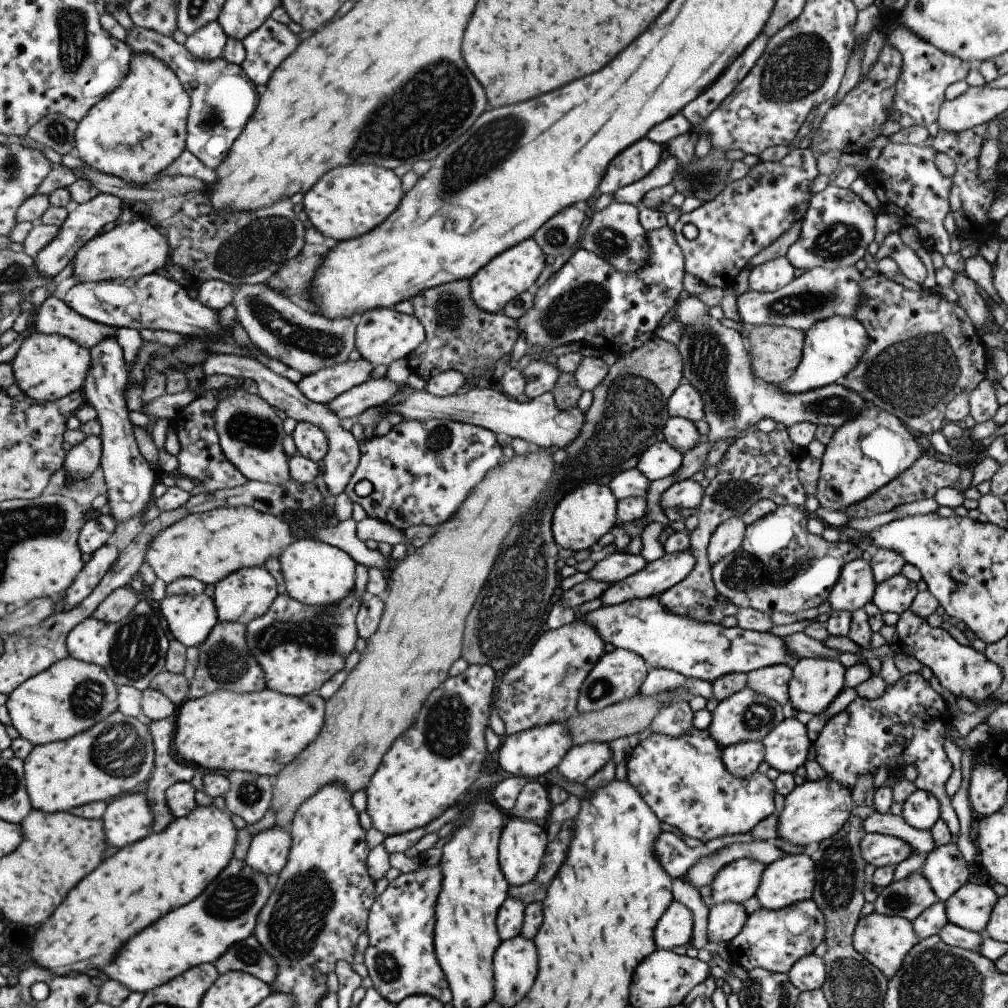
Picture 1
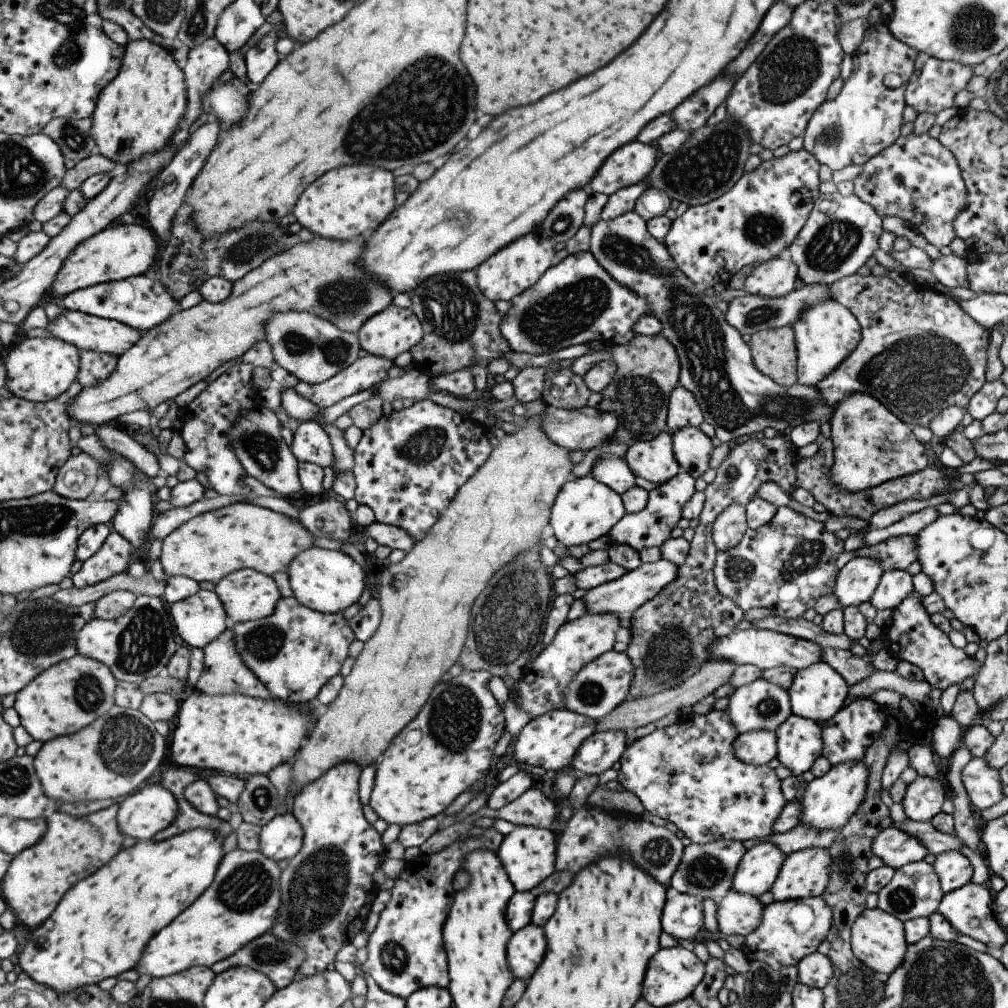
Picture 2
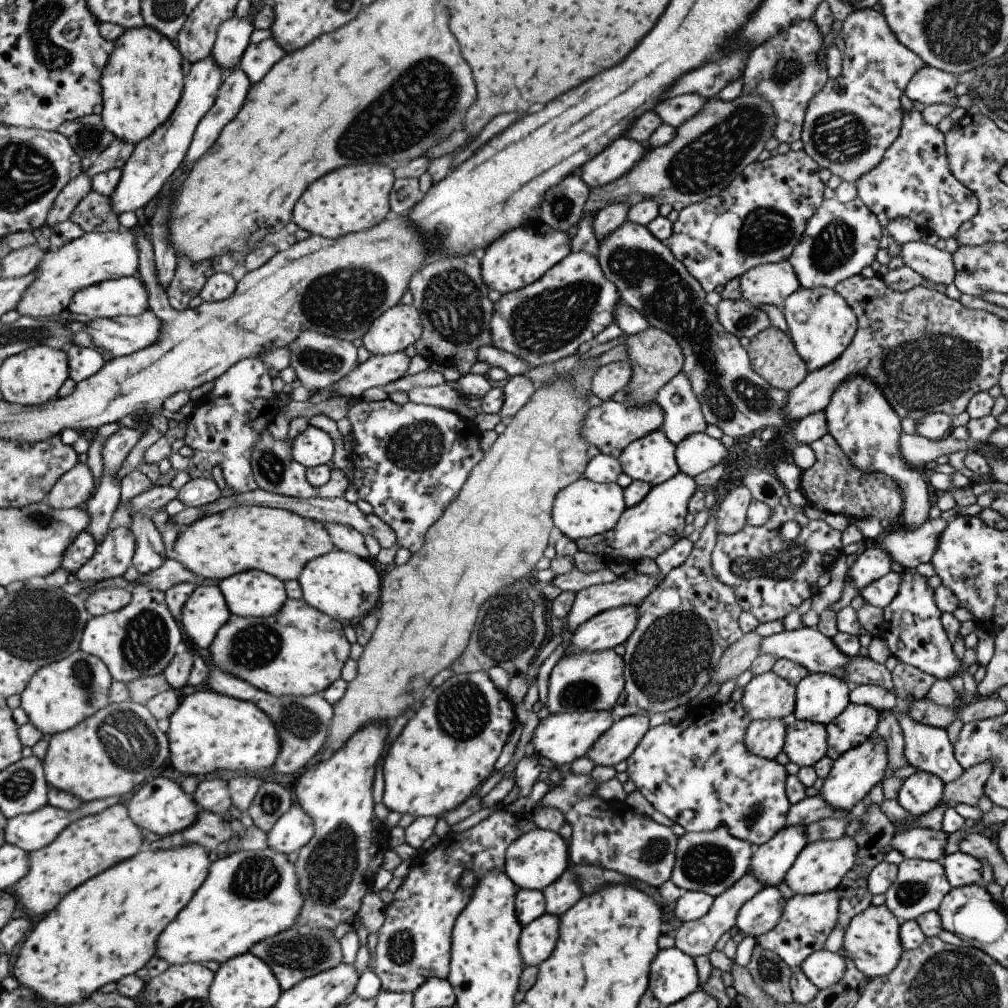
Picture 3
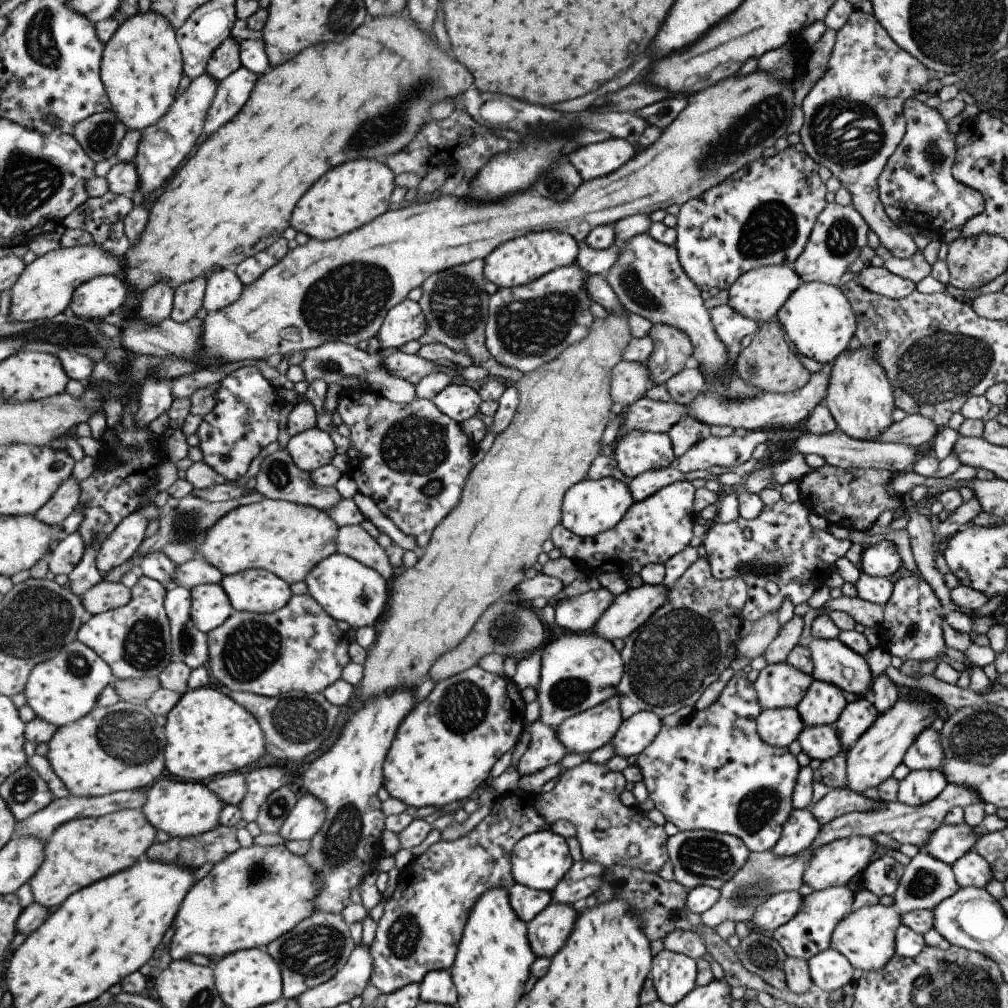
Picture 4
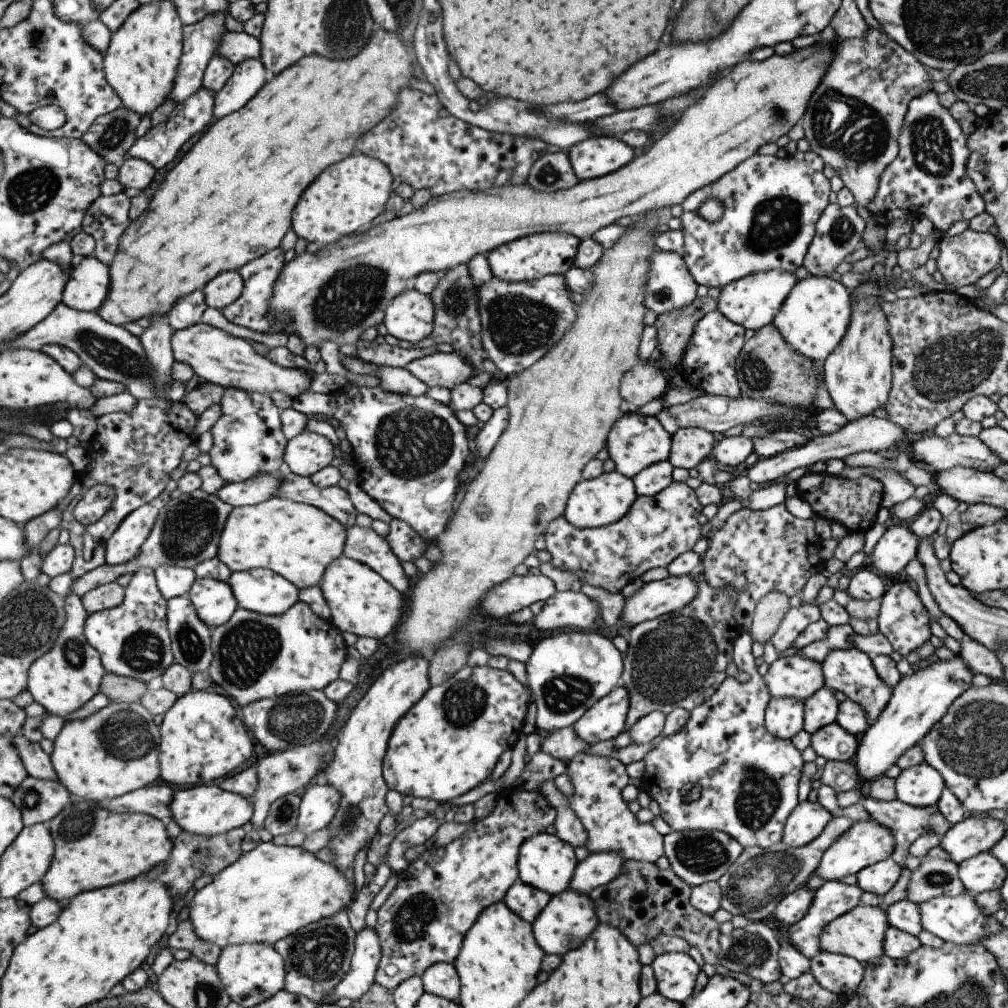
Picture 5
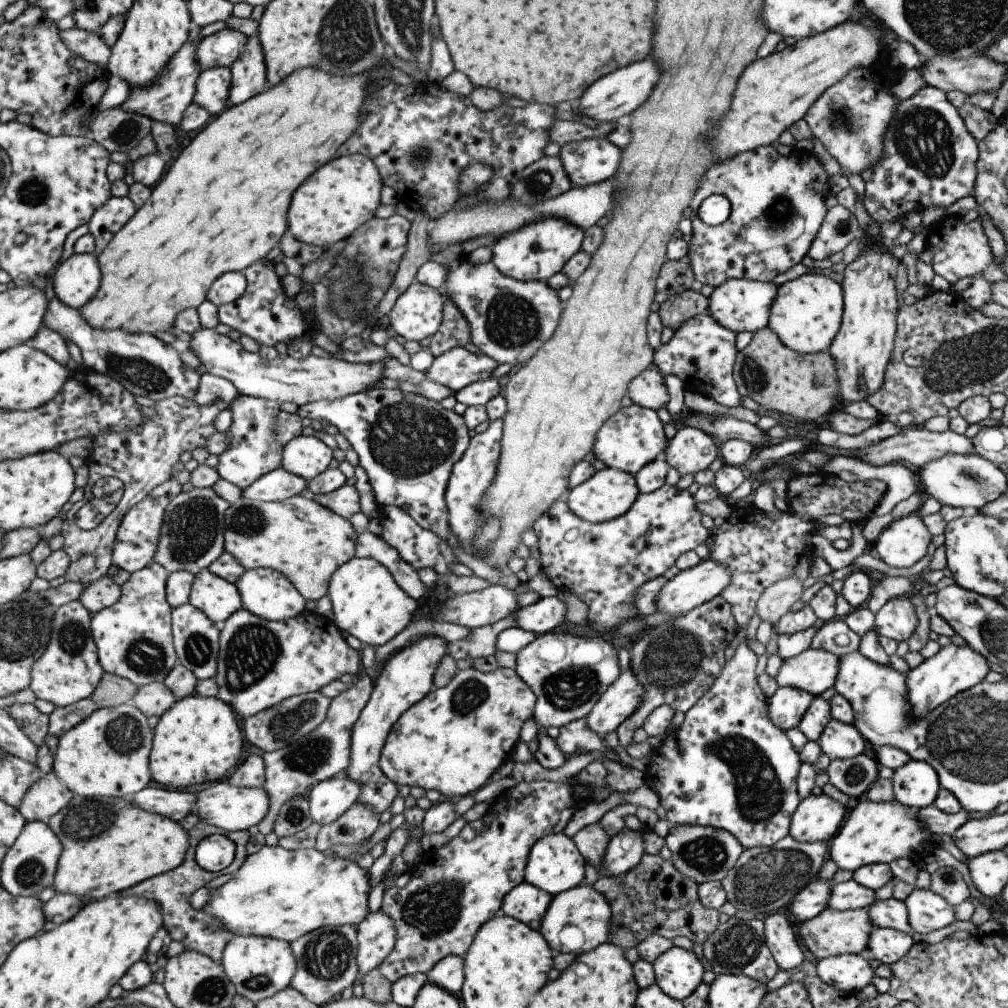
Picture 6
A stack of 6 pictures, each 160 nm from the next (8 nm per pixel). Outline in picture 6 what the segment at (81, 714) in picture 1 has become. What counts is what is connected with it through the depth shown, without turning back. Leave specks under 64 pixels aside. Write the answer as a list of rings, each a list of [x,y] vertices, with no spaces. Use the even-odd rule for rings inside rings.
[[[80,600],[68,602],[55,612],[51,642],[34,665],[30,689],[38,699],[67,708],[95,694],[106,670],[99,659],[98,645],[91,633],[93,614]]]

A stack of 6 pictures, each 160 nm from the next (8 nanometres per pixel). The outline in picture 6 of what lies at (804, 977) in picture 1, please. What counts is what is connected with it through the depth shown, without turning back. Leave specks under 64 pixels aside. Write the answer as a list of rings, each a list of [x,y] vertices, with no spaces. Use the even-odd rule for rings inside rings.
[[[843,954],[814,961],[816,977],[841,993],[853,993],[872,983],[873,970],[862,954]]]

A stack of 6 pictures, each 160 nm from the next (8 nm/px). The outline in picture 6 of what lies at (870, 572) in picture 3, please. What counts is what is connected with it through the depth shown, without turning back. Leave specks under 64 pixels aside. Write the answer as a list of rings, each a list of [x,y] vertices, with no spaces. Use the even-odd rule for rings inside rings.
[[[917,512],[892,521],[877,536],[871,552],[891,568],[908,568],[926,556],[930,539]]]

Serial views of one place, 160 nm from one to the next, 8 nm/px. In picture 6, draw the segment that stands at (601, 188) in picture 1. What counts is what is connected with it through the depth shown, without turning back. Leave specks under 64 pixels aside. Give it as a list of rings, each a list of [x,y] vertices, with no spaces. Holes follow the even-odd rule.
[[[589,138],[562,145],[558,158],[569,183],[581,188],[611,179],[621,150],[607,138]]]

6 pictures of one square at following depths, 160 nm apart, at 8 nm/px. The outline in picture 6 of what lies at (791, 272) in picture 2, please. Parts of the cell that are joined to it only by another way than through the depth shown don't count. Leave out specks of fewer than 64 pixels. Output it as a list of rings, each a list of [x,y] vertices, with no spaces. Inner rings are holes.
[[[745,278],[725,280],[713,288],[708,297],[707,313],[723,328],[737,334],[740,332],[755,333],[767,327],[769,308],[777,296],[777,286],[772,282],[746,280]]]

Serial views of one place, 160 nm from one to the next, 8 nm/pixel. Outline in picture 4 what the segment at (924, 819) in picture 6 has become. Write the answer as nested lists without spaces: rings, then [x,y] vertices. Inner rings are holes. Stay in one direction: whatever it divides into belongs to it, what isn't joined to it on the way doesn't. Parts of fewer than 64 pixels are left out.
[[[847,788],[843,789],[832,789],[824,797],[821,797],[820,800],[813,804],[813,807],[810,809],[811,814],[818,820],[819,824],[823,825],[830,820],[833,820],[835,817],[857,811],[857,812],[867,812],[867,811],[879,811],[884,808],[880,808],[880,801],[875,801],[864,797],[861,793],[853,792]]]

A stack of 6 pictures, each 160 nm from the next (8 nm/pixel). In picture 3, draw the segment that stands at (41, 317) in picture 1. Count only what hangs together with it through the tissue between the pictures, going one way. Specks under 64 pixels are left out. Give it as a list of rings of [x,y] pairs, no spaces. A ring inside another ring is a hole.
[[[153,309],[137,316],[93,319],[87,332],[95,346],[109,352],[112,358],[132,355],[154,345],[163,334],[164,322]]]

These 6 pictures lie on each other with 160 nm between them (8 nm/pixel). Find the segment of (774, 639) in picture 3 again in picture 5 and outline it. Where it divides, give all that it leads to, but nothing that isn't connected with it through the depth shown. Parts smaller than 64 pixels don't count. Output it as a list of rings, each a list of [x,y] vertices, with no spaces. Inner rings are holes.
[[[855,648],[832,650],[827,653],[820,665],[824,676],[824,687],[833,692],[835,690],[842,692],[851,702],[857,703],[866,713],[866,719],[870,725],[876,719],[877,714],[885,708],[892,695],[892,688],[877,676],[871,659]]]

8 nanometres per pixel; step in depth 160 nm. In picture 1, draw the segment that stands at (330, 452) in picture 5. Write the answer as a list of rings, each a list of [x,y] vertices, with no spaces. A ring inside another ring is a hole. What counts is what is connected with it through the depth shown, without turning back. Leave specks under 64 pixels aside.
[[[297,422],[293,433],[299,454],[323,463],[330,450],[330,437],[319,425]]]

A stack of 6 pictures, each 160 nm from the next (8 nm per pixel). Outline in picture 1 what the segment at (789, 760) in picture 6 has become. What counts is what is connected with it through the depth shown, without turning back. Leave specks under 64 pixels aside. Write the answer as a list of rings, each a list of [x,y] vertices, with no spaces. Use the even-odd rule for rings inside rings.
[[[691,726],[684,735],[676,737],[652,733],[640,740],[625,757],[625,780],[639,793],[657,820],[676,828],[679,834],[695,838],[702,843],[721,836],[745,834],[775,812],[773,794],[776,790],[772,781],[758,771],[745,778],[727,772],[720,759],[721,750],[720,744],[711,738],[707,728],[697,729]]]

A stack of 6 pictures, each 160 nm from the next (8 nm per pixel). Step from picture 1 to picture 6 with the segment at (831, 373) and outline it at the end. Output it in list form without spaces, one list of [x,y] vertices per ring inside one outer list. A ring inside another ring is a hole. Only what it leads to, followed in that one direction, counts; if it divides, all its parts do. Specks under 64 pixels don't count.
[[[811,270],[808,274],[803,274],[795,280],[785,282],[777,288],[777,296],[769,308],[769,318],[767,327],[779,338],[781,344],[797,354],[817,354],[828,350],[831,342],[835,338],[841,326],[843,314],[843,298],[840,285],[827,278],[821,271]]]

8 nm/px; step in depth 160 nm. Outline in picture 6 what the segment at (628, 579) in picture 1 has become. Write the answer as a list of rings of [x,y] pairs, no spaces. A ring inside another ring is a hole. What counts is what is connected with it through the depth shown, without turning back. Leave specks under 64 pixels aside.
[[[557,596],[540,598],[531,606],[518,608],[517,627],[543,635],[552,632],[565,621],[565,602]]]

